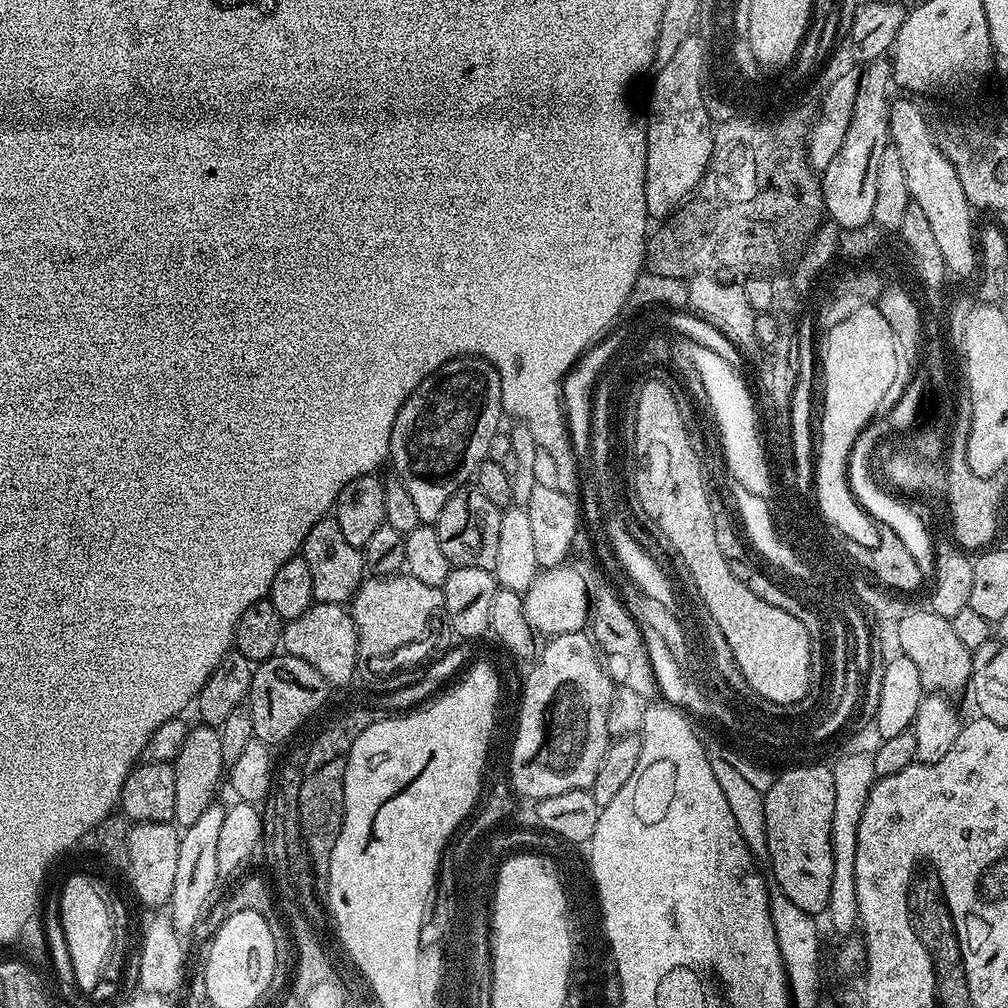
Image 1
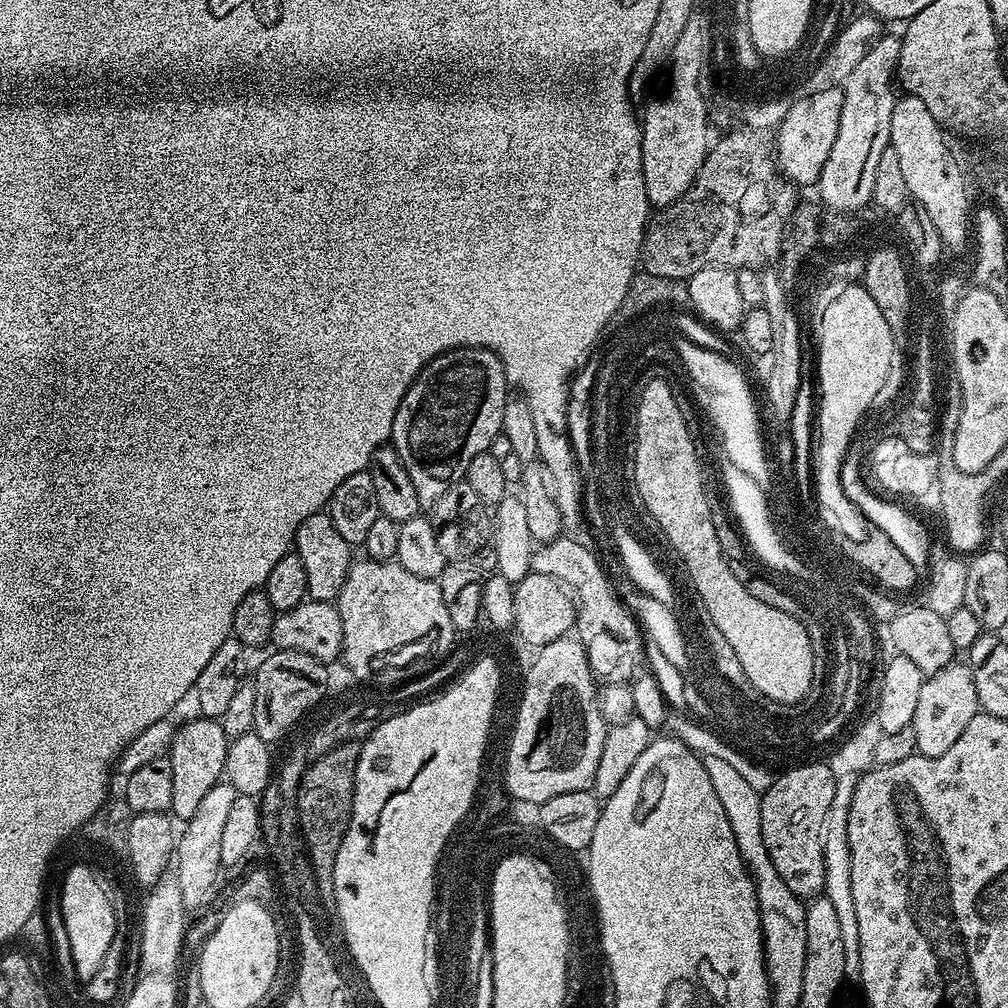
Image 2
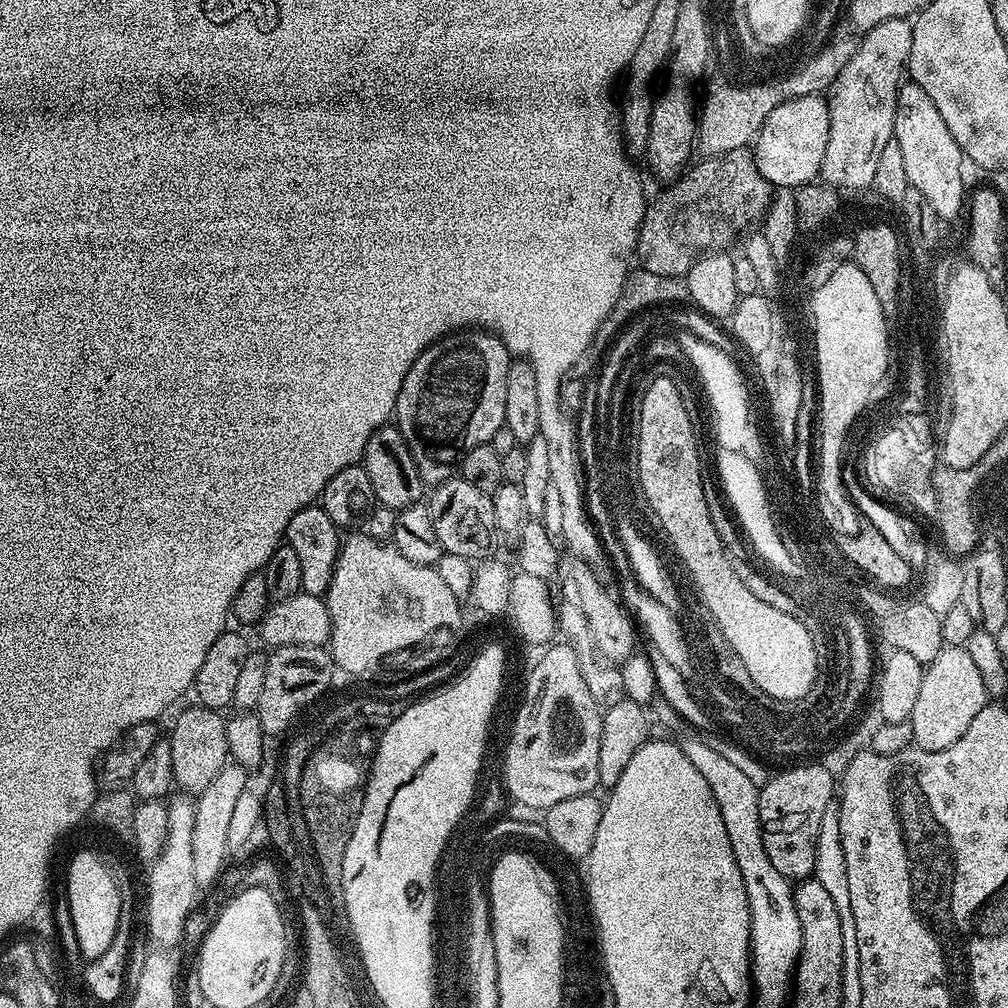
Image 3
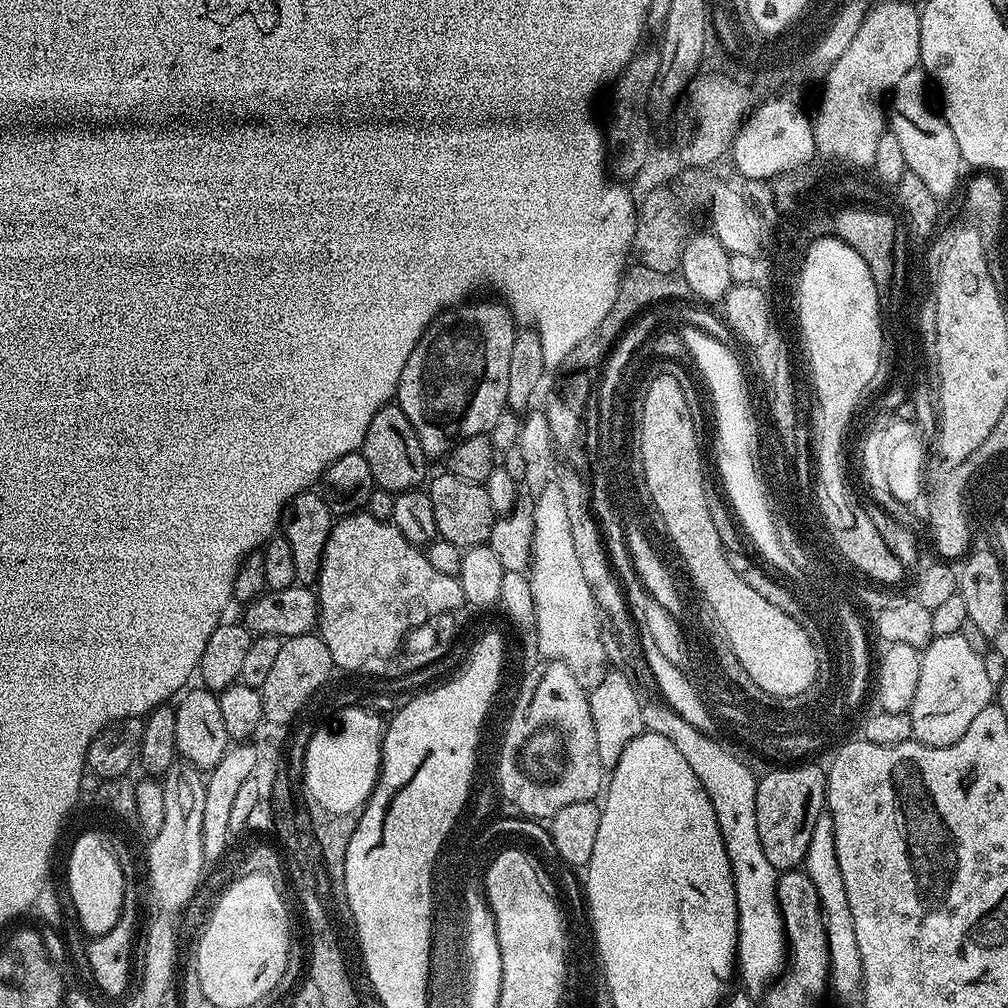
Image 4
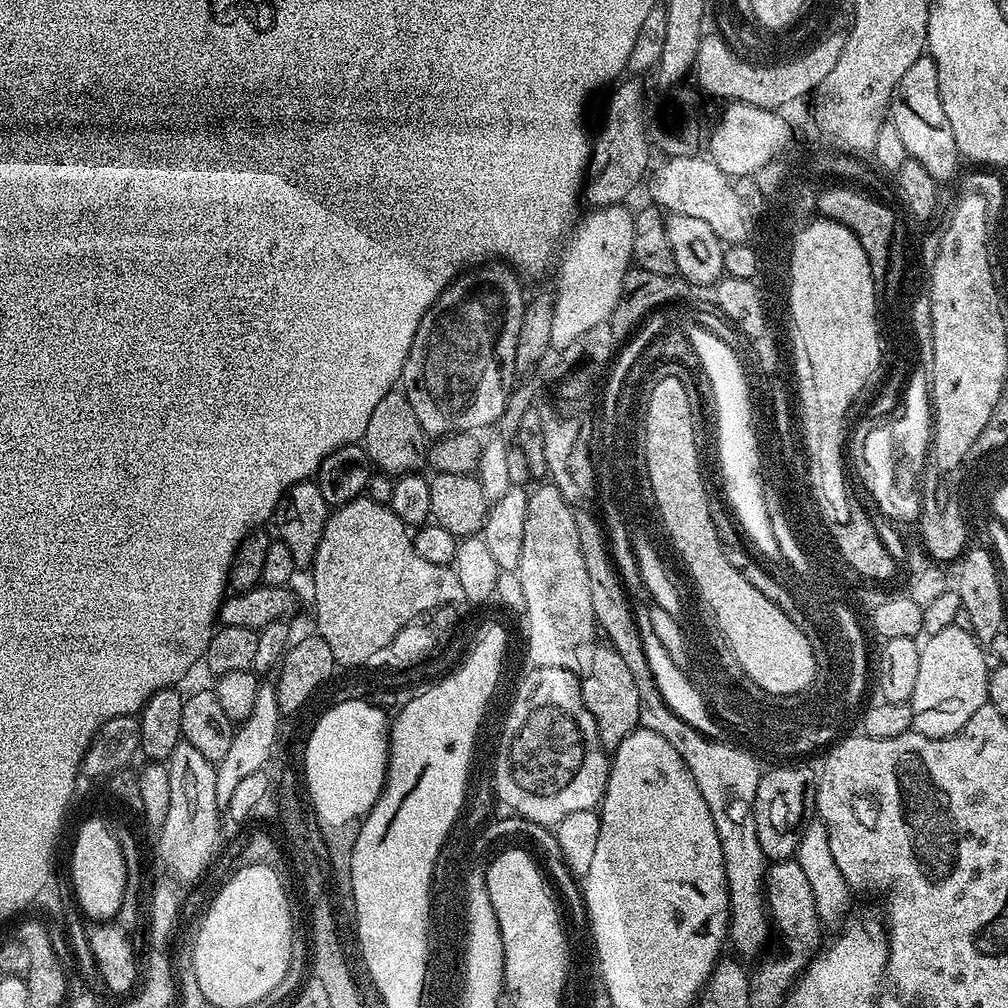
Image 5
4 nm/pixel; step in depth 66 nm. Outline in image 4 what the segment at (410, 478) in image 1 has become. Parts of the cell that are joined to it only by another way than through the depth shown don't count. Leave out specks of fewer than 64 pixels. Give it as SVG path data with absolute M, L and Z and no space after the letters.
M469 303L467 306L457 307L455 310L441 311L440 315L428 325L428 329L424 331L422 338L414 346L410 358L406 358L406 366L402 366L402 378L396 387L394 403L400 407L402 414L406 414L406 418L414 430L414 434L418 436L418 442L422 446L424 455L429 458L444 455L444 457L447 457L461 441L474 438L476 435L488 434L495 423L498 422L498 418L503 415L508 408L508 391L510 390L510 353L514 350L514 342L518 335L518 326L507 307L505 307L503 303L495 303L496 304Z

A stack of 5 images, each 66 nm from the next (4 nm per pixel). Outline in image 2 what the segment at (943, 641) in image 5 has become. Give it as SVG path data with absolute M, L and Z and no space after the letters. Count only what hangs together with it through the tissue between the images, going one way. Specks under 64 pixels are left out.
M954 662L925 679L912 719L914 742L919 755L946 754L946 750L950 750L950 746L954 746L954 742L962 738L962 730L970 726L970 718L974 718L981 711L972 671L967 665L960 664Z

